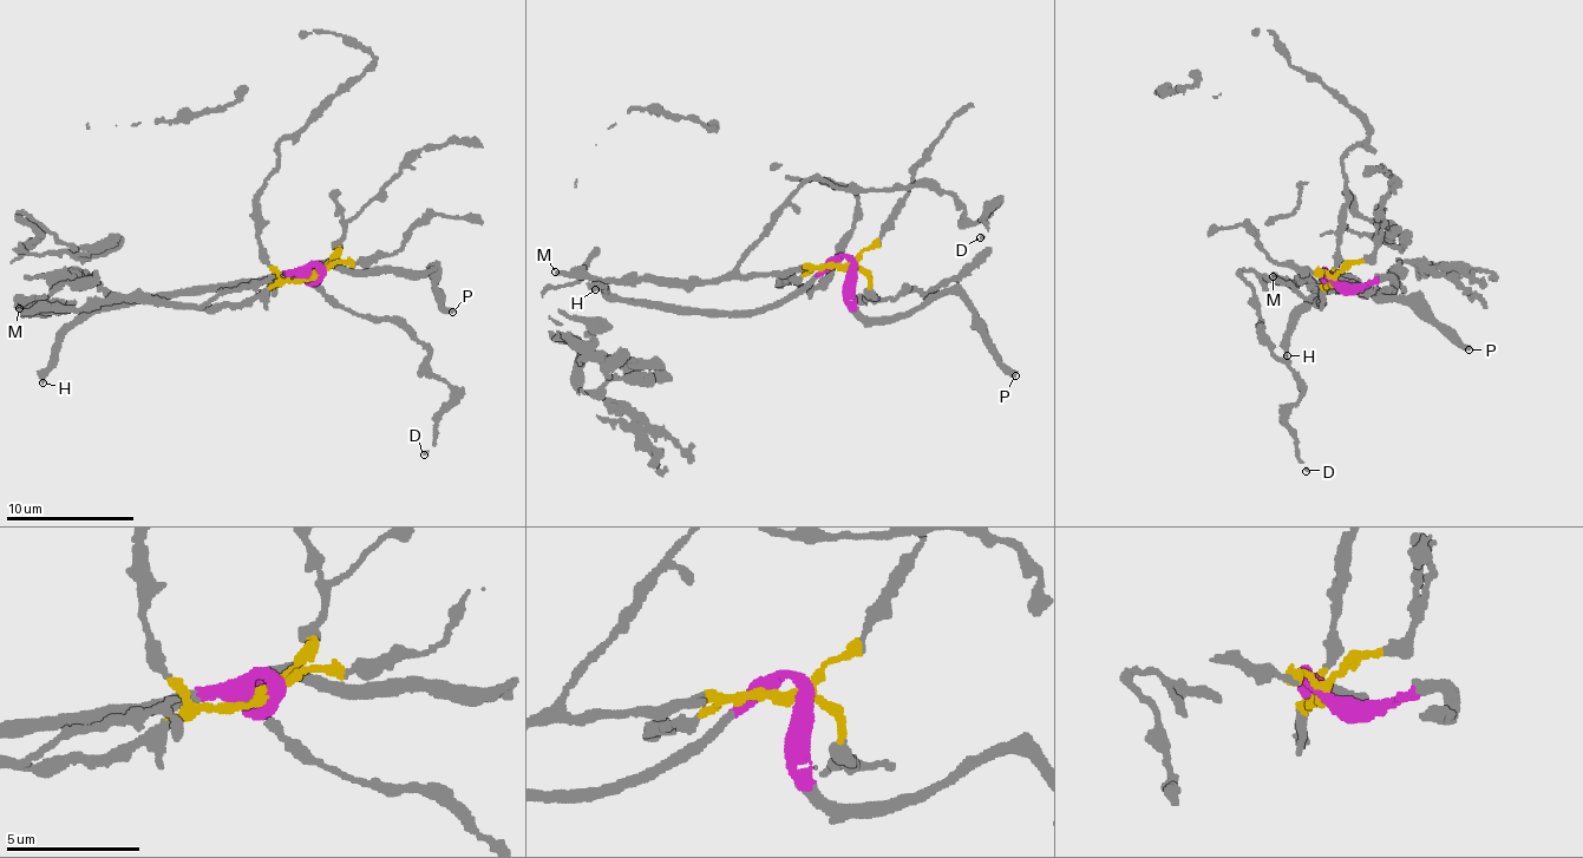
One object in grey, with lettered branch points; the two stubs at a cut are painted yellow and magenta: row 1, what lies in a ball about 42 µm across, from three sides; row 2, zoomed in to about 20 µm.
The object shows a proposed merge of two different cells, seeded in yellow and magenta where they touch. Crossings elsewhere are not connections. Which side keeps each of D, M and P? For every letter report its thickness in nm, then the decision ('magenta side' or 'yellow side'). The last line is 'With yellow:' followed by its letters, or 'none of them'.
D: 120 nm thick; yellow side
M: 320 nm thick; yellow side
P: 320 nm thick; magenta side
With yellow: D, M

